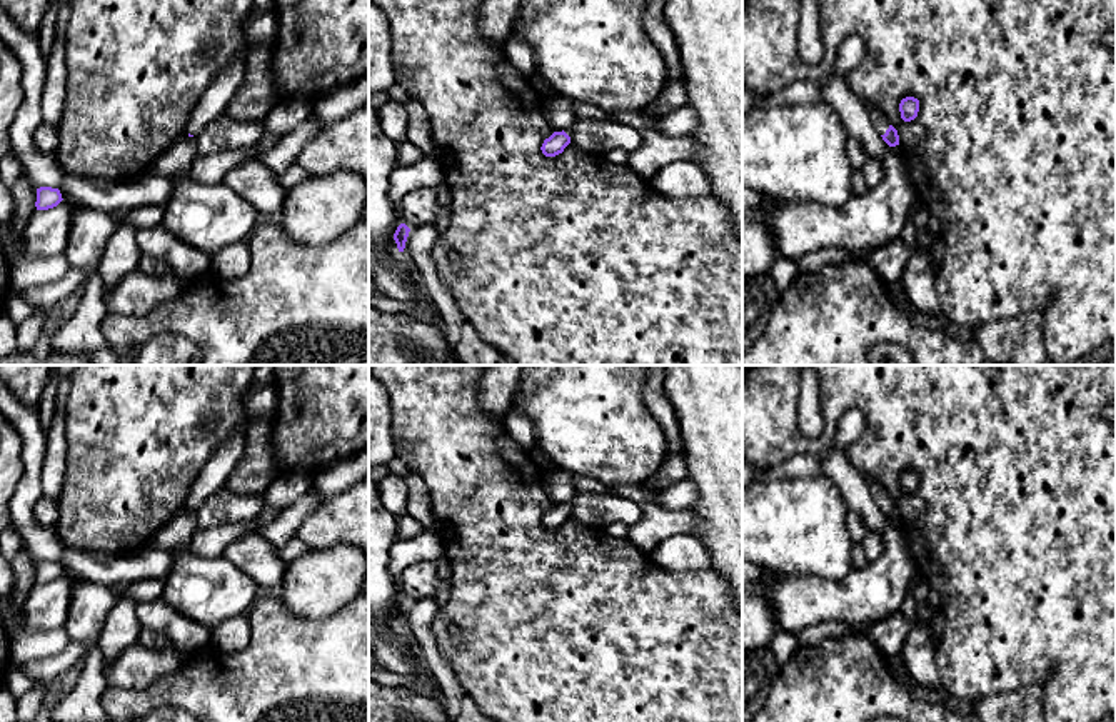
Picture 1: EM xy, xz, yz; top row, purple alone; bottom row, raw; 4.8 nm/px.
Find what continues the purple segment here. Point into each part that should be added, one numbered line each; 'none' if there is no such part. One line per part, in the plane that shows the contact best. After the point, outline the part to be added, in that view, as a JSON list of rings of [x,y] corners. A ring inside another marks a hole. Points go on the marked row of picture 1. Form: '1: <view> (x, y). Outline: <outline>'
1: yz (878, 119). Outline: [[[872,107],[872,108],[866,108],[869,117],[871,117],[871,122],[874,125],[874,128],[877,130],[879,135],[884,135],[886,130],[889,128],[889,122],[886,118],[886,115],[877,108],[877,107]]]

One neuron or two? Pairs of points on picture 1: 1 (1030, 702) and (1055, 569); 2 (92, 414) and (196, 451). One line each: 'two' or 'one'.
1: two
2: one

